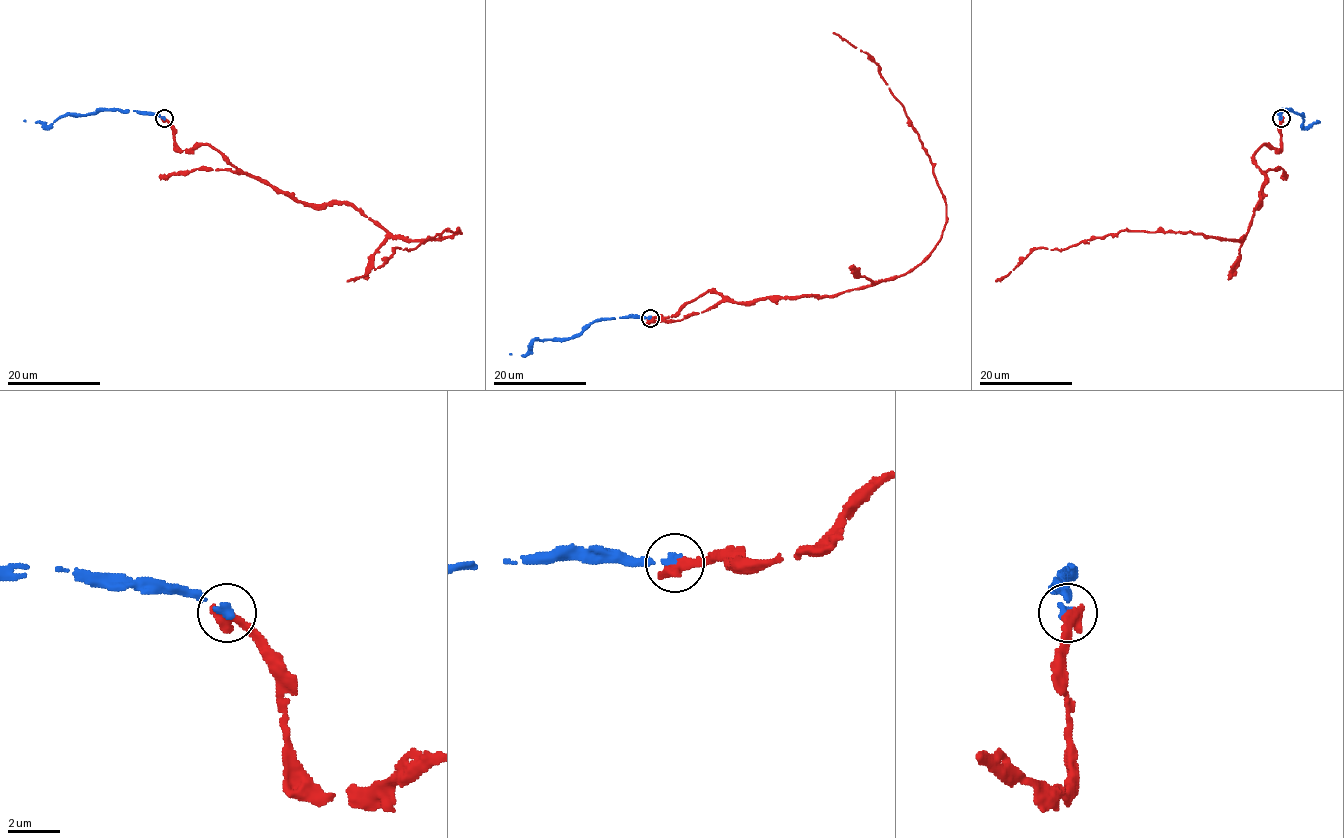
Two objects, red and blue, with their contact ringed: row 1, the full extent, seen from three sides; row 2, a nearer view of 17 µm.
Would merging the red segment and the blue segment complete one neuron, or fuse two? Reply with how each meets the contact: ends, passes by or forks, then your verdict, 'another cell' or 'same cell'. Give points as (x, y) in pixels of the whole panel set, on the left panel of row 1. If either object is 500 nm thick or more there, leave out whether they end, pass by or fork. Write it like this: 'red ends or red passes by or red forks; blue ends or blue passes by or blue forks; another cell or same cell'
same cell

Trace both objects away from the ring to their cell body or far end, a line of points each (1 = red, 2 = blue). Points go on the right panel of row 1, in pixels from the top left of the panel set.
1: (1280, 119), (1279, 150), (1264, 144), (1253, 156), (1265, 179), (1240, 240), (1121, 230), (1037, 248), (995, 281)
2: (1280, 119), (1280, 110), (1292, 109), (1302, 115), (1304, 127), (1316, 121)

